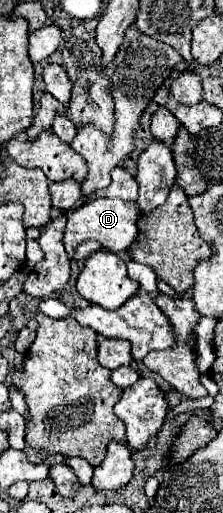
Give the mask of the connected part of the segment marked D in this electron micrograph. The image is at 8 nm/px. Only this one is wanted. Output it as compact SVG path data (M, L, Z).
M96 198L90 204L82 204L78 208L64 212L64 218L66 218L66 230L64 230L62 242L66 246L68 258L72 258L76 248L86 240L96 240L106 250L122 254L138 234L137 222L140 218L140 210L136 202L124 202L120 198Z

